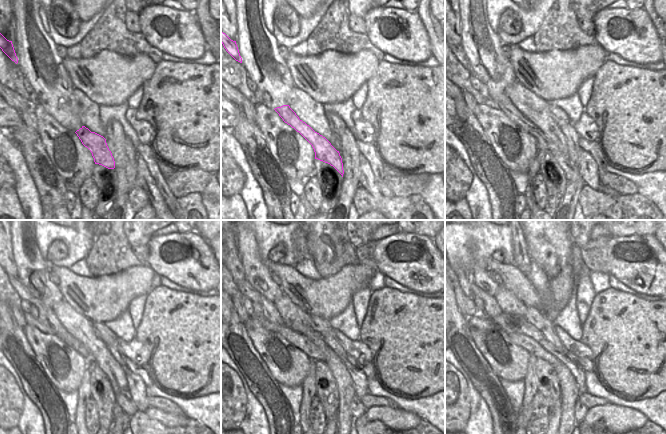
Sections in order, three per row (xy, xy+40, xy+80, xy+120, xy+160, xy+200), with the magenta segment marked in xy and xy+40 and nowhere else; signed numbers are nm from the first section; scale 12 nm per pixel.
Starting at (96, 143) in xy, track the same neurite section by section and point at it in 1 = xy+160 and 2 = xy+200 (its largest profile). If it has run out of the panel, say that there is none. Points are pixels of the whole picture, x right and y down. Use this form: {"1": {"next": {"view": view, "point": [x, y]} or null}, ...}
{"1": {"next": {"view": "xy+160", "point": [270, 312]}}, "2": {"next": {"view": "xy+200", "point": [491, 307]}}}

